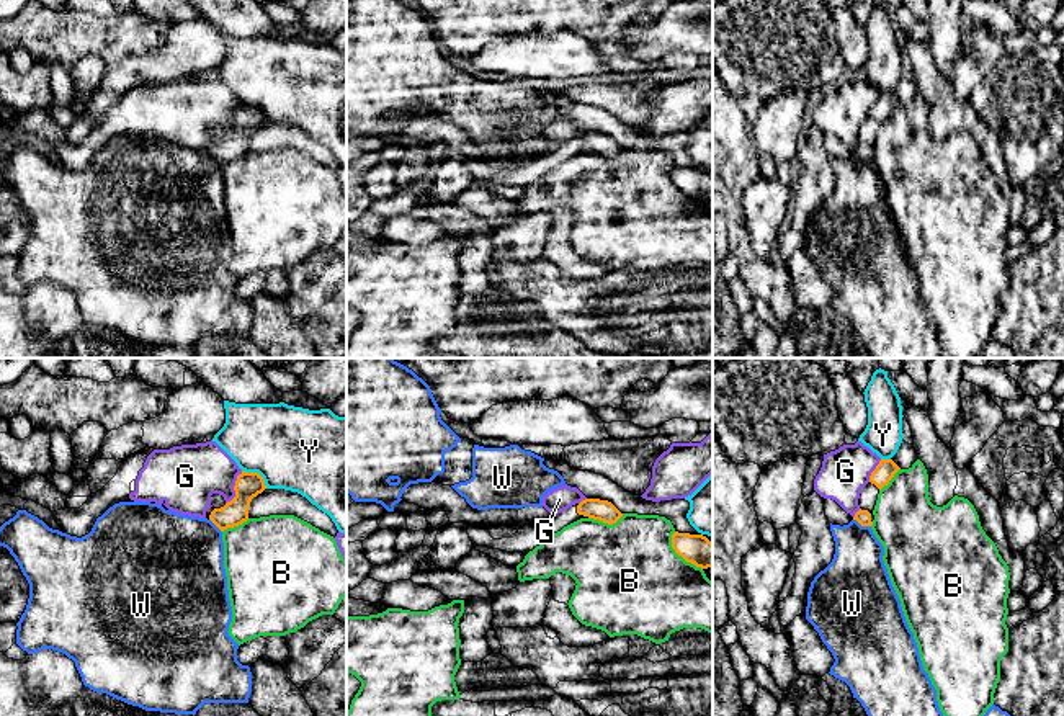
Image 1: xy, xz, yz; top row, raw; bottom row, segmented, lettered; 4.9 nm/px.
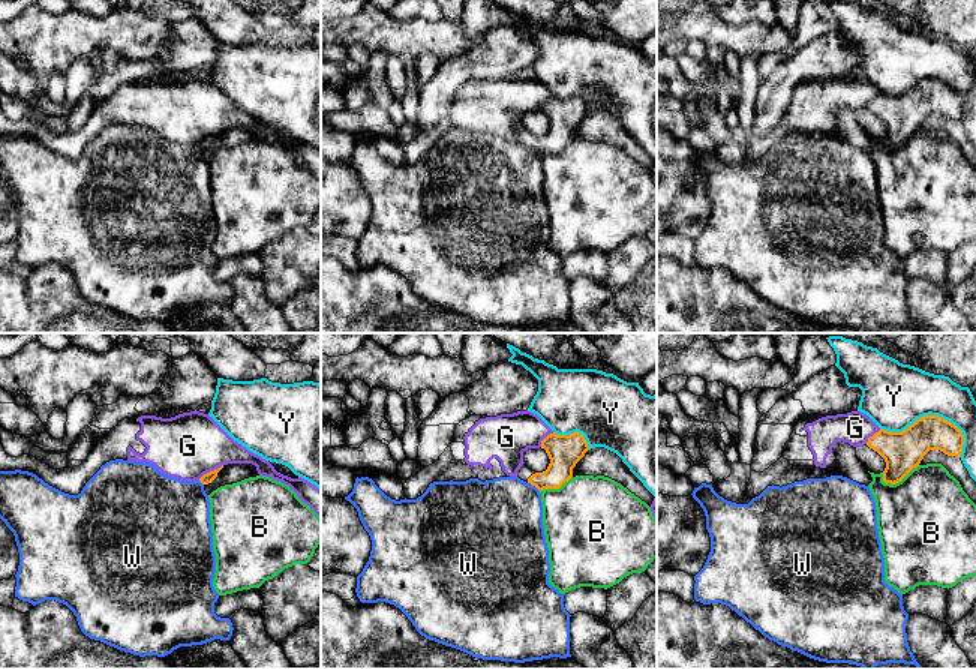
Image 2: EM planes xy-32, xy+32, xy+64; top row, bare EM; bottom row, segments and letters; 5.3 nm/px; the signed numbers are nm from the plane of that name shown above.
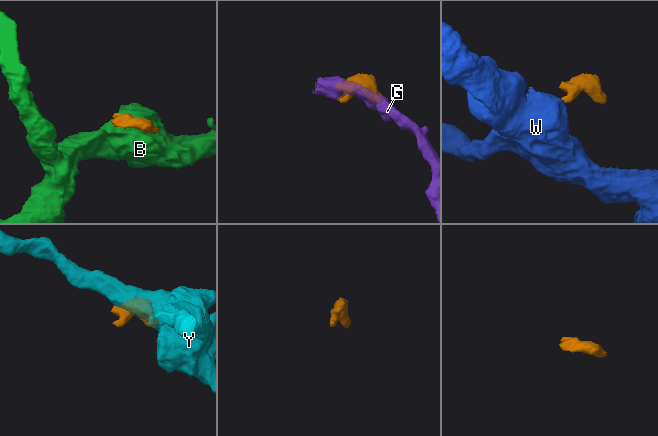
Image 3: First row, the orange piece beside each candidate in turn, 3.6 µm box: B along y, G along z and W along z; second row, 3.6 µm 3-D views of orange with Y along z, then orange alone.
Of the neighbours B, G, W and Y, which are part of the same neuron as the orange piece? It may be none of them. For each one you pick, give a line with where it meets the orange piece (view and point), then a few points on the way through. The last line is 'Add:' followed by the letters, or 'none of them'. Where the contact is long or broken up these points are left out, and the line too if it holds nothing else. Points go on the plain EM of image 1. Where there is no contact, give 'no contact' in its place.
Add: none of them

